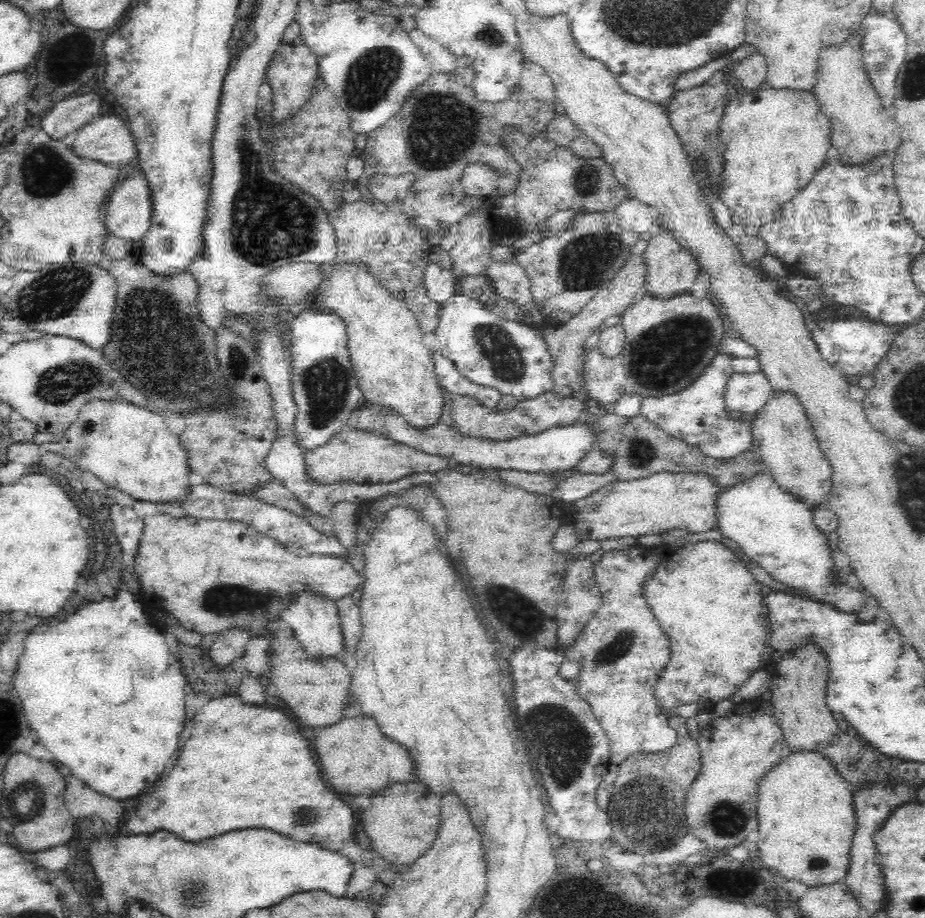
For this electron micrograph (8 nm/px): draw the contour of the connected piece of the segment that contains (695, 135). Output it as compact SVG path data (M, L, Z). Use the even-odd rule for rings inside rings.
M718 70L712 78L702 85L678 91L670 102L665 105L669 122L674 127L676 133L680 135L680 139L683 140L688 158L694 160L696 157L704 157L704 159L710 162L709 170L713 174L714 187L716 187L716 193L718 194L719 177L717 175L720 174L720 169L723 165L723 148L717 135L717 128L719 127L719 120L723 115L729 95L725 76L725 70Z

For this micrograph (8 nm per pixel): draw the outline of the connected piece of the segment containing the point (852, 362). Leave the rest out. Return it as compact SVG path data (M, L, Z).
M838 318L838 320L821 320L811 332L818 343L820 354L847 377L872 374L876 364L898 333L897 329L897 327L861 318L858 320Z

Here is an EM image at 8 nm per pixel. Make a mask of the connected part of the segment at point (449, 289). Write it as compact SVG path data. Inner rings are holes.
M428 262L424 266L423 280L427 296L440 304L457 294L456 278L440 264Z

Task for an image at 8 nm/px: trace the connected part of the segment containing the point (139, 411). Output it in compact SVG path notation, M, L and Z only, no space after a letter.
M127 401L88 403L80 410L78 418L67 430L58 435L58 441L64 446L63 454L67 459L71 458L80 468L92 472L104 484L118 487L132 500L182 505L190 496L191 487L188 481L190 467L187 452L180 444L179 437L168 430L159 413L150 408L136 406Z

